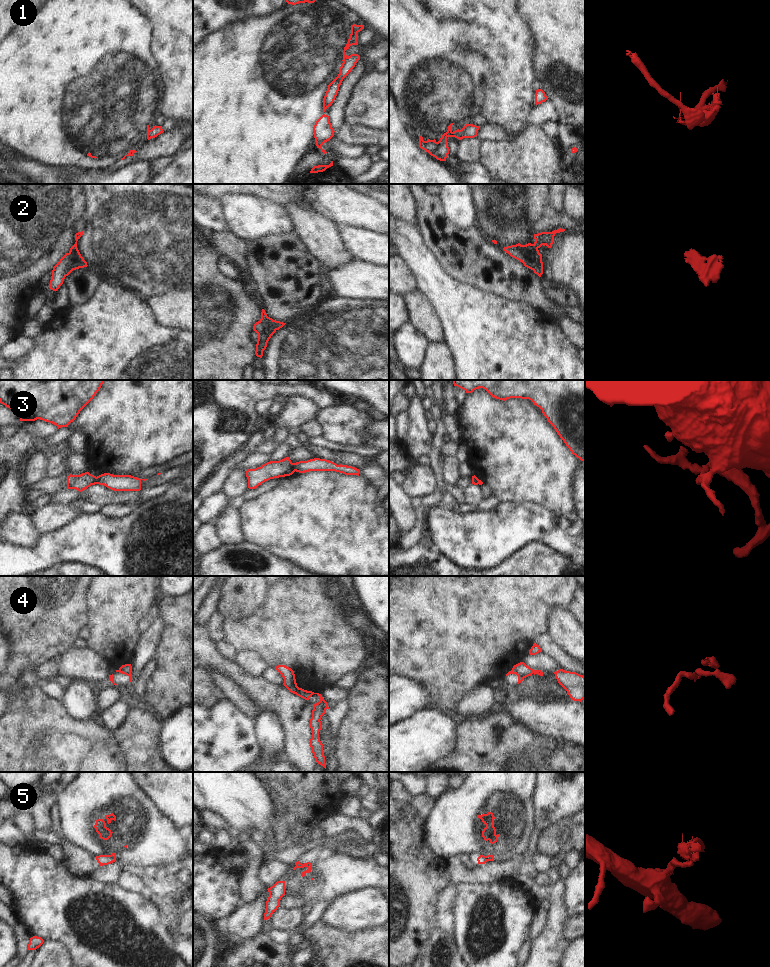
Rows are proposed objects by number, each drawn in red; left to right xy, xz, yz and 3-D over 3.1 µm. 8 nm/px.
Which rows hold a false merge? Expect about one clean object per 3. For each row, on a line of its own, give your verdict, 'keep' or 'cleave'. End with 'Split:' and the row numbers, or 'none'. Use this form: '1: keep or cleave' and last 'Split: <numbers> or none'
1: cleave
2: cleave
3: cleave
4: cleave
5: cleave
Split: 1, 2, 3, 4, 5

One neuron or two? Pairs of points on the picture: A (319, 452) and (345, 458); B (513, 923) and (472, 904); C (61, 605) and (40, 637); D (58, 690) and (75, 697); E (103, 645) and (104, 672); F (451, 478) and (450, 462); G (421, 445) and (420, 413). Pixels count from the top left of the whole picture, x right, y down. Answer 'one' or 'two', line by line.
A: one
B: one
C: one
D: two
E: two
F: one
G: one

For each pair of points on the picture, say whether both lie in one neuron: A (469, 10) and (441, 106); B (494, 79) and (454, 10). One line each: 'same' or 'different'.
A: different
B: same

